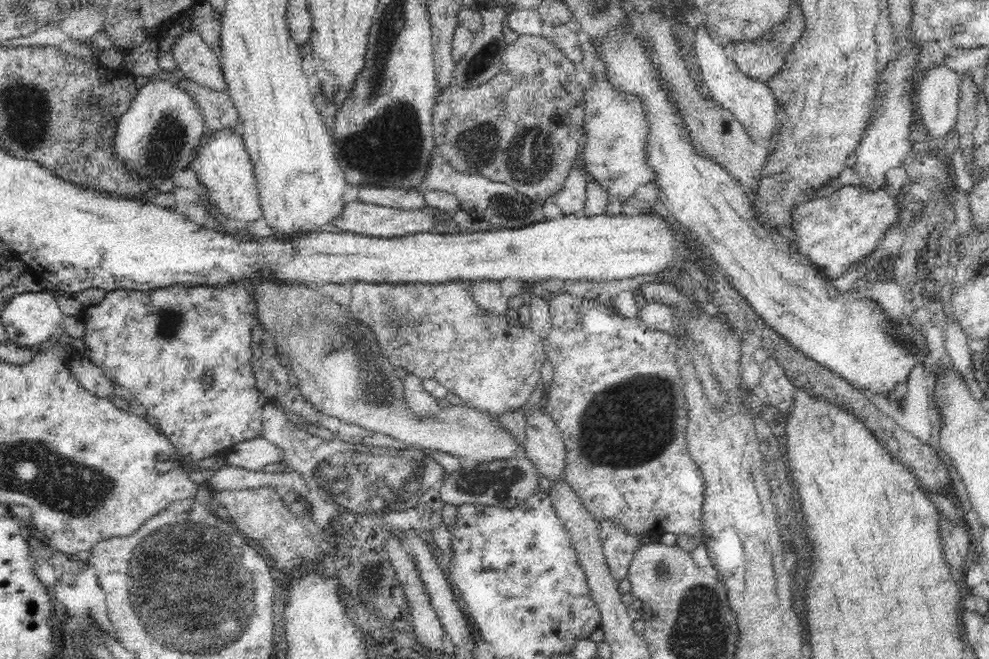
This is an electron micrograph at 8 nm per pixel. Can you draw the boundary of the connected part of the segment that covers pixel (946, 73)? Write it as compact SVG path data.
M931 64L919 73L916 86L916 110L921 112L923 123L932 139L946 138L950 132L956 131L960 81L961 75L946 64Z

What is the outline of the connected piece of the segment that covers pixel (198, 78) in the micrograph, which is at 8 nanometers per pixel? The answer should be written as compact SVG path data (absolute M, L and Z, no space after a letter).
M194 27L176 37L171 55L182 76L214 91L226 90L219 52L208 46Z

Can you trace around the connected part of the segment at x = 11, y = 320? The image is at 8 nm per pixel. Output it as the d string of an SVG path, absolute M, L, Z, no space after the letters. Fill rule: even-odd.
M44 289L40 292L15 294L2 309L1 319L8 333L8 338L10 338L10 343L28 348L56 335L60 331L63 316L55 293Z

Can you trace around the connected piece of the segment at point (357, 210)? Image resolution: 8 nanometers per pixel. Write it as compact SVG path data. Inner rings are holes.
M350 202L344 206L342 216L331 222L342 233L359 234L372 238L402 238L412 234L426 234L438 224L436 212L439 209L422 208L422 210L399 210L386 206L370 205L362 202Z

